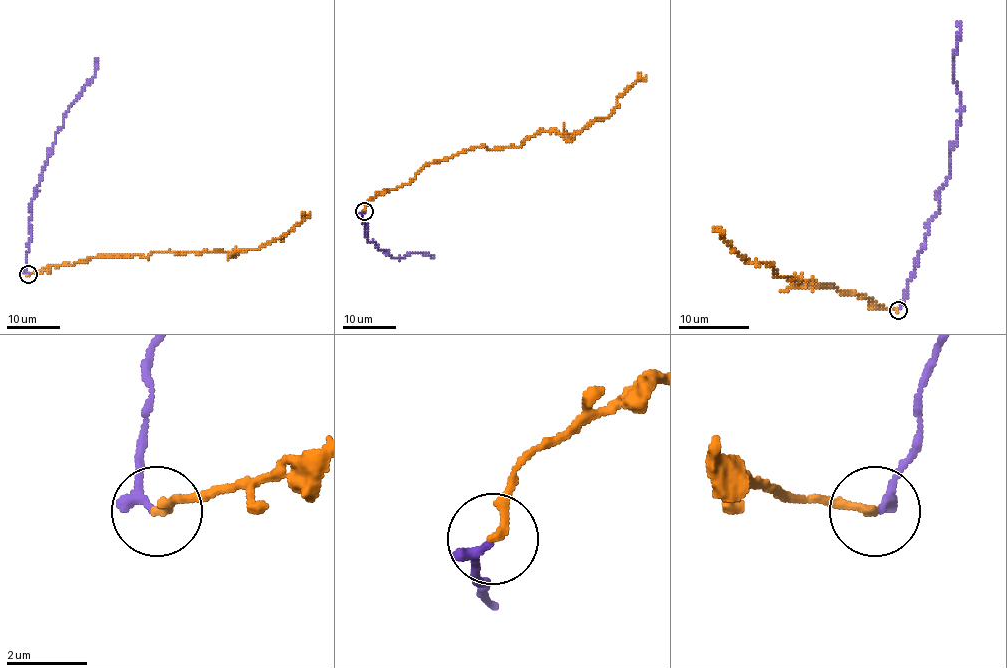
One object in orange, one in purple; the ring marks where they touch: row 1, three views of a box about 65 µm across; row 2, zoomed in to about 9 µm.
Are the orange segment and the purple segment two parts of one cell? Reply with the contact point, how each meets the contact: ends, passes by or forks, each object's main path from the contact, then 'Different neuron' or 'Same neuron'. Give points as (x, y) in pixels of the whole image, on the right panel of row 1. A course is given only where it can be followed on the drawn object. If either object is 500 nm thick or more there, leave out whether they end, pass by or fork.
Place: (898, 310). At the ring orange ends. At the ring purple ends. Course of orange: (898, 309), (831, 286), (811, 286), (813, 279), (776, 276), (767, 263), (740, 256), (716, 228). Course of purple: (899, 309), (940, 208), (938, 191), (958, 140), (958, 23). Different neuron

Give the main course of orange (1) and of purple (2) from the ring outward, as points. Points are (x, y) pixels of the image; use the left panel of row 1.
1: (28, 273), (53, 264), (86, 262), (100, 256), (259, 248), (288, 234), (310, 213)
2: (28, 273), (25, 265), (32, 234), (29, 206), (64, 115), (94, 75), (96, 59)

